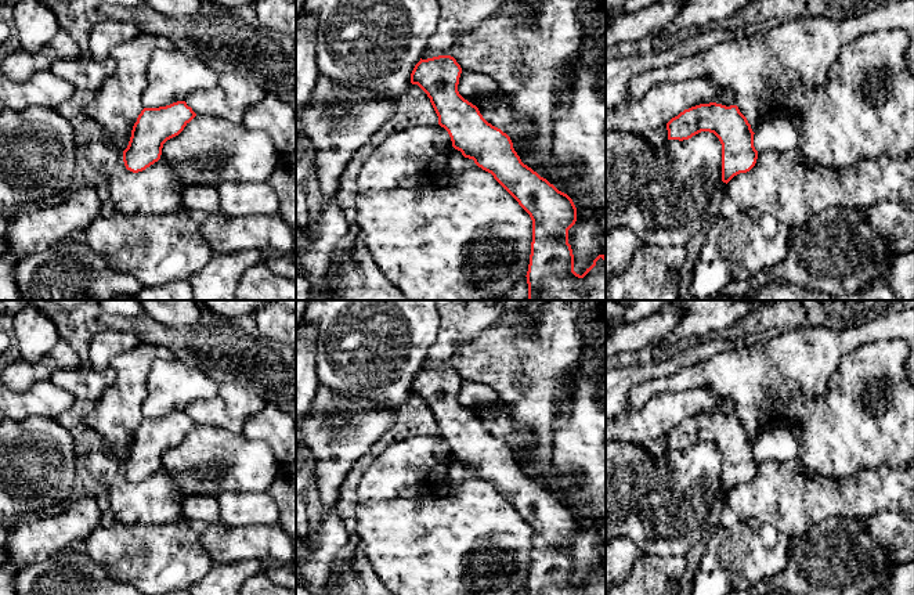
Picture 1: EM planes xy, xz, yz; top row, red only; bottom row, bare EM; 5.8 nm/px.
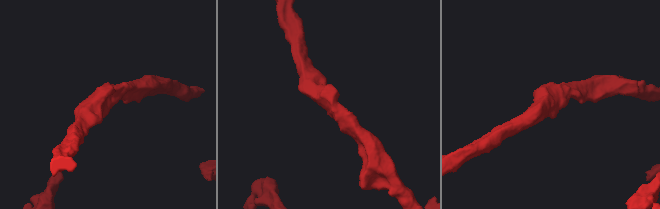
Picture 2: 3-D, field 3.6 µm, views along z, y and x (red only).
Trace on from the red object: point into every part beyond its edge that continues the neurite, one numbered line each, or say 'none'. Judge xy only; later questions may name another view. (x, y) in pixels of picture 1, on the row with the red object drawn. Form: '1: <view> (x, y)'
none

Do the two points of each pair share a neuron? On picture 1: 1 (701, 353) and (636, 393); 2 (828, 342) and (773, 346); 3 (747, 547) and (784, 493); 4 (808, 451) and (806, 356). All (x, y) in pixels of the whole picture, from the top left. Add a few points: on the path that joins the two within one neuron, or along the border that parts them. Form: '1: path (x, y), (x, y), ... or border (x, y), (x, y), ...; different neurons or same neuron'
1: border (696, 363), (674, 374), (660, 375), (635, 386); different neurons
2: path (815, 346), (787, 346); same neuron
3: border (739, 519), (752, 529), (772, 525), (790, 537); different neurons
4: border (831, 374), (824, 393), (802, 393); different neurons

